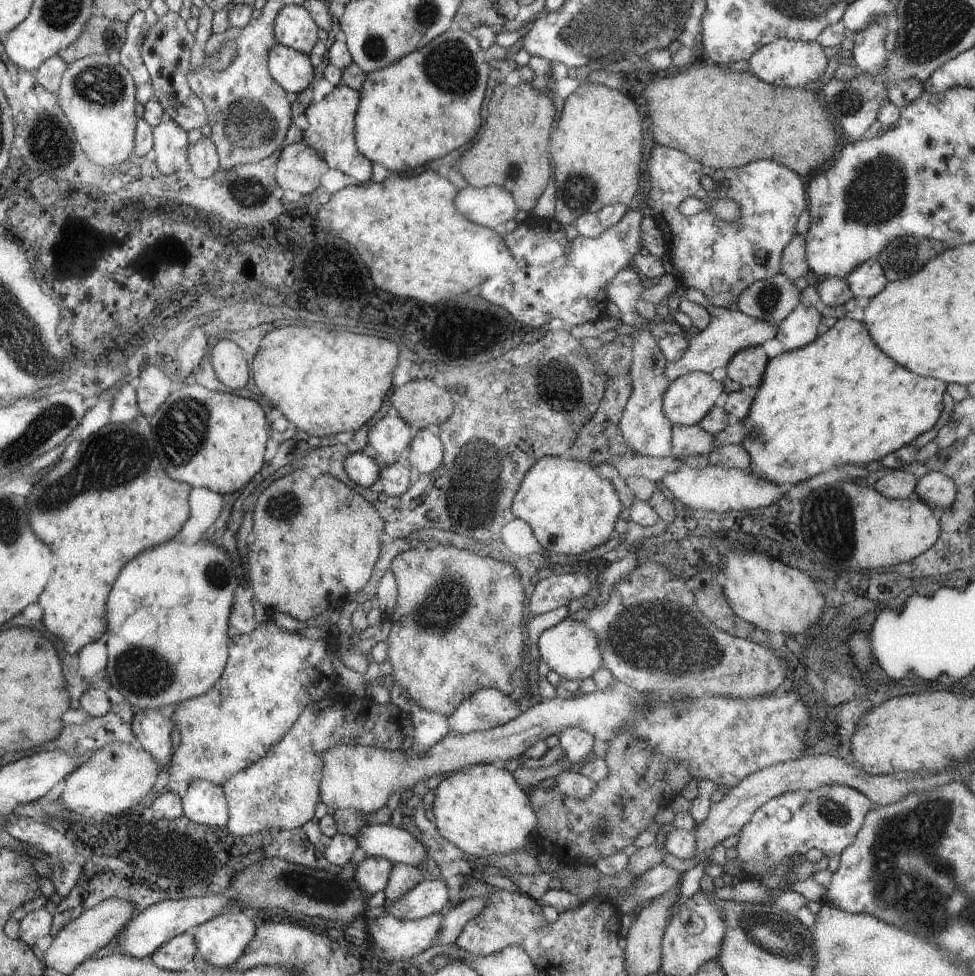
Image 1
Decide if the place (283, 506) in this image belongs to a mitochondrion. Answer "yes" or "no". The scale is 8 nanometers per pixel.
yes

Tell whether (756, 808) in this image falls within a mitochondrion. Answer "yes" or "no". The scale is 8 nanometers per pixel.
no

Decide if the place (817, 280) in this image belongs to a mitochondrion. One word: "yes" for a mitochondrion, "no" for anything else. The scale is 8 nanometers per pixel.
no

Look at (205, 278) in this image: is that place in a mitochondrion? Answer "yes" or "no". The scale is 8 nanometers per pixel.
no

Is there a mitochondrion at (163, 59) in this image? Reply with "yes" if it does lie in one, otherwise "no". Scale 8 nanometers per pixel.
no

